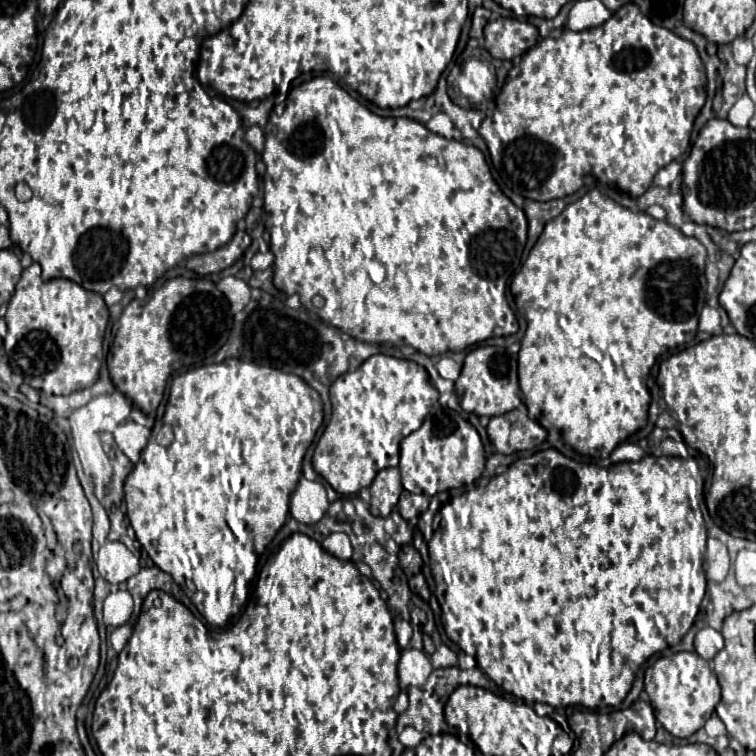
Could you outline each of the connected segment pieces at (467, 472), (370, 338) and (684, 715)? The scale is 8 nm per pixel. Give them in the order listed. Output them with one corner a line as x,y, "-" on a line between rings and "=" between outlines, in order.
433,405
423,425
401,441
401,481
411,493
435,495
453,487
471,485
485,469
485,449
477,429
451,409
=
315,77
307,83
301,83
299,87
291,89
287,99
279,105
275,105
275,109
271,111
271,117
269,117
269,123
265,127
265,149
263,149
263,163
265,164
265,173
263,175
263,194
264,194
264,205
263,205
263,222
267,225
270,235
270,250
275,255
275,263
273,263
273,271
275,271
275,277
273,277
273,283
279,291
287,293
287,295
293,295
297,293
301,297
301,305
307,309
311,307
311,299
314,305
314,309
317,309
317,315
327,321
329,325
341,329
343,333
351,335
353,339
357,341
365,341
365,343
391,343
395,347
403,347
403,345
409,345
425,355
441,355
441,353
455,353
455,351
465,351
467,347
475,345
475,343
481,343
481,341
487,341
491,337
505,337
505,335
513,335
517,333
517,319
515,319
515,313
513,309
509,307
507,299
505,299
505,289
511,281
511,277
515,277
515,273
519,273
521,269
521,255
523,255
523,249
525,249
525,243
527,243
527,217
523,213
523,209
515,207
511,203
511,199
507,199
503,195
503,191
499,189
499,185
493,181
491,177
491,171
487,167
487,161
483,157
483,153
473,147
473,145
467,145
463,141
455,141
455,139
445,139
441,135
435,135
431,133
423,123
415,121
415,119
405,119
405,117
379,117
375,113
371,113
367,107
363,107
357,99
353,99
345,89
341,89
331,77
=
675,653
671,657
661,657
653,663
653,683
655,693
651,697
651,707
655,719
673,735
673,737
691,737
697,729
715,711
721,701
721,689
717,677
711,669
711,663
701,659
697,653

